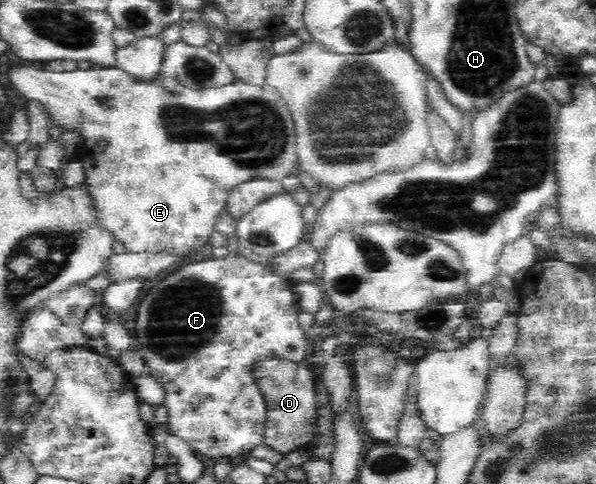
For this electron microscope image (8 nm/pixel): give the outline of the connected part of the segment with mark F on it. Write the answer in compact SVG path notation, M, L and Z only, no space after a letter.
M218 252L211 259L184 264L174 274L168 275L155 285L152 284L141 296L138 312L136 312L140 316L138 316L138 320L135 320L136 324L133 325L136 328L131 328L136 330L133 332L134 338L138 338L134 342L146 361L147 374L153 372L166 391L164 405L168 409L167 424L170 434L182 438L199 457L209 457L210 460L214 460L218 458L234 459L241 455L248 456L251 450L263 443L267 409L264 397L252 377L252 362L268 357L304 361L307 338L298 325L298 314L301 310L296 306L293 286L294 281L274 275L266 266L251 261L241 254Z

